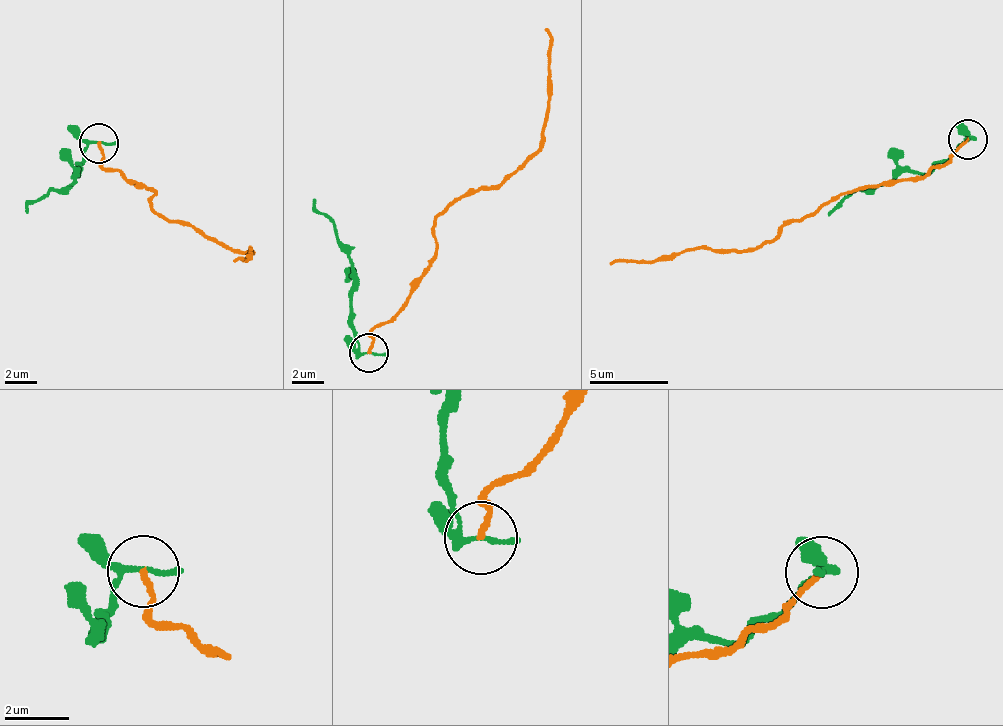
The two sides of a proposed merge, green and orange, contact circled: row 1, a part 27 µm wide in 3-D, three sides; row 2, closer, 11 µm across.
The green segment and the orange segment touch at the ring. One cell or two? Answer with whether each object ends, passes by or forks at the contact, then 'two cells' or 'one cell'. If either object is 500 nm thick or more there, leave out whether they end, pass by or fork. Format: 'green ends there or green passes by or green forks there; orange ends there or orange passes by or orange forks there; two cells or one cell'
green passes by; orange ends there; two cells

